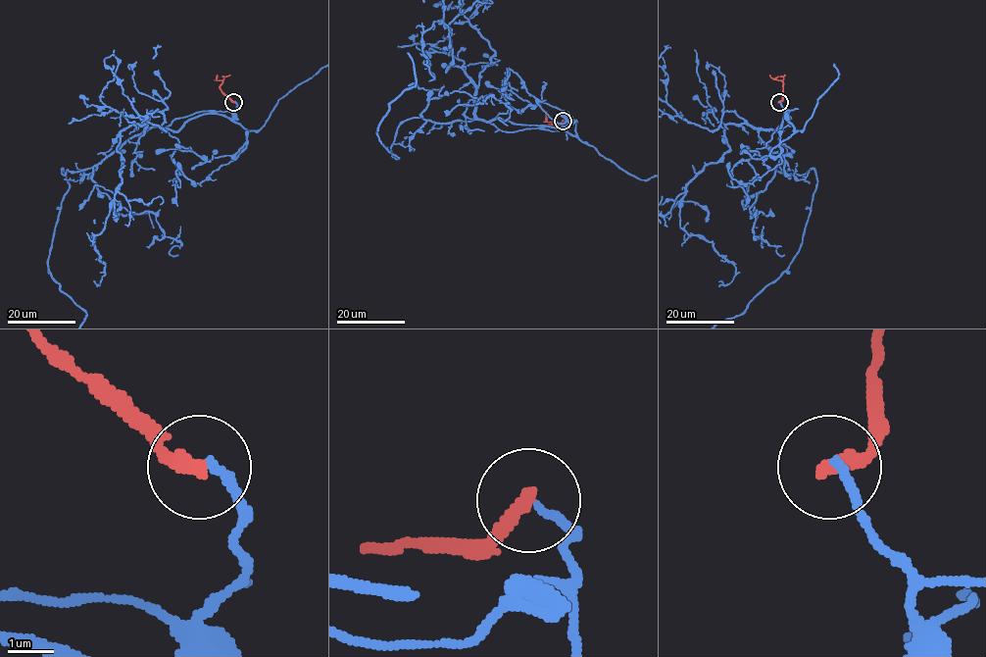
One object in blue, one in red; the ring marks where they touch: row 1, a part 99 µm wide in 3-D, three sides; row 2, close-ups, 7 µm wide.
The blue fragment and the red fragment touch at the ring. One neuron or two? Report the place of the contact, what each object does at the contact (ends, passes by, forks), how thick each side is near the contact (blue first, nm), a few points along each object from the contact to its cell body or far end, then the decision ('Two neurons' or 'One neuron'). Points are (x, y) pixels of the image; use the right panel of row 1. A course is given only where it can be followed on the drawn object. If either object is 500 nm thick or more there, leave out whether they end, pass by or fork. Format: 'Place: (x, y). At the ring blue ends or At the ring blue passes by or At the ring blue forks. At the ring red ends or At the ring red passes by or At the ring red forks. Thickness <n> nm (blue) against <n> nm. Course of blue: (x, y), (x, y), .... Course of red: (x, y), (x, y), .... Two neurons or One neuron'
Place: (779, 102). At the ring blue ends. At the ring red ends. Thickness 190 nm (blue) against 360 nm. Course of blue: (779, 101), (790, 119), (777, 128), (776, 170), (816, 175), (802, 244), (740, 315). Course of red: (779, 101), (783, 82), (769, 75). Two neurons

